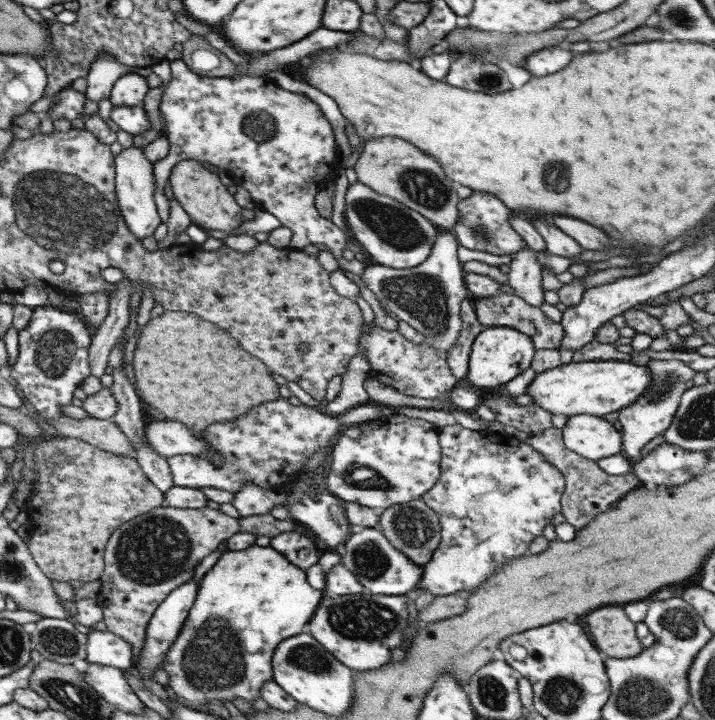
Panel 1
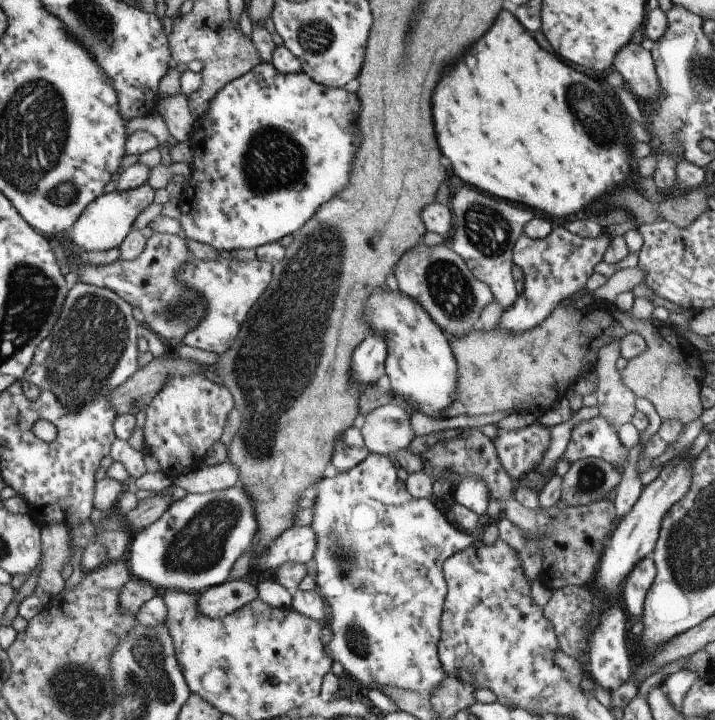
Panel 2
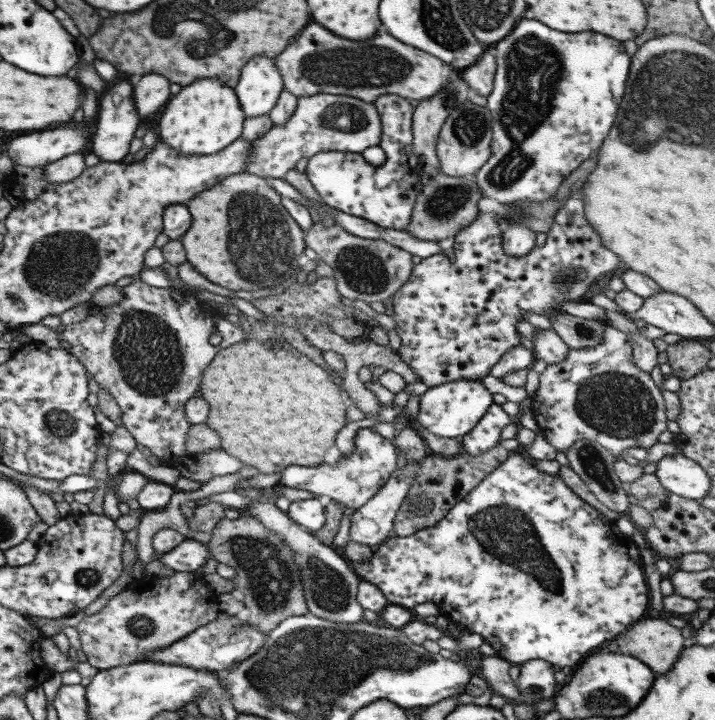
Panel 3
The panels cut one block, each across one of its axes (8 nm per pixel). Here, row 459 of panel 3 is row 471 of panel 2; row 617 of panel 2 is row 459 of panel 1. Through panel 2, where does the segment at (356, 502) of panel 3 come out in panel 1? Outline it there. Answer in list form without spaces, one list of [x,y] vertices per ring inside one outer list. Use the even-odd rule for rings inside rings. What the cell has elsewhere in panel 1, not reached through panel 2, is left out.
[[[403,414],[381,416],[375,420],[349,425],[349,428],[342,429],[333,440],[332,462],[329,462],[329,470],[324,475],[323,488],[344,503],[357,503],[377,512],[383,512],[393,504],[420,499],[435,485],[440,476],[438,429],[431,422],[421,418],[409,418]]]

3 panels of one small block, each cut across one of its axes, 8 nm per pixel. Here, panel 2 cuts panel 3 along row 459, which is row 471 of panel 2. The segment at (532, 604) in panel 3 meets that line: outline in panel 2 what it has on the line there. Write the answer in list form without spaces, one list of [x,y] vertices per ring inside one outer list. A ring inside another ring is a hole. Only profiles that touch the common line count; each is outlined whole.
[[[533,422],[519,431],[497,429],[496,438],[491,442],[499,463],[517,484],[539,463],[548,444],[548,428],[542,428]]]

